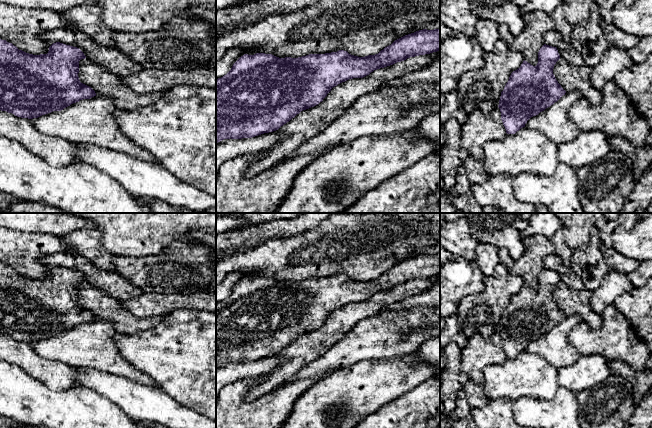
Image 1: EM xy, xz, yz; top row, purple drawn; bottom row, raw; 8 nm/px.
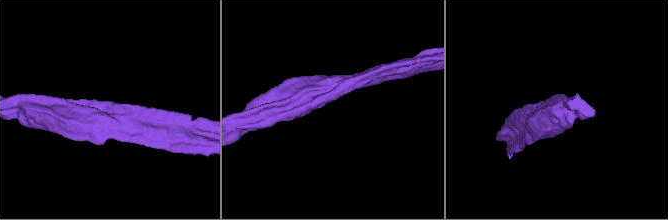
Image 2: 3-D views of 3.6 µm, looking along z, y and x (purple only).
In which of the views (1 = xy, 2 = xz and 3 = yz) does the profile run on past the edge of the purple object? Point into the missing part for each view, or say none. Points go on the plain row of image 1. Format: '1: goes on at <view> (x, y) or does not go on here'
1: does not go on here
2: does not go on here
3: does not go on here

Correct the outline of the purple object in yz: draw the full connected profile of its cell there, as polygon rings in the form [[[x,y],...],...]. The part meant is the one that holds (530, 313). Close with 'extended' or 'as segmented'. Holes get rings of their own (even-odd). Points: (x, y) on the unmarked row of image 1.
[[[544,268],[538,276],[536,290],[524,284],[521,290],[511,297],[504,314],[501,316],[498,329],[507,358],[515,358],[525,351],[531,341],[538,339],[565,319],[566,315],[553,298],[554,289],[559,283],[557,272]]]; as segmented

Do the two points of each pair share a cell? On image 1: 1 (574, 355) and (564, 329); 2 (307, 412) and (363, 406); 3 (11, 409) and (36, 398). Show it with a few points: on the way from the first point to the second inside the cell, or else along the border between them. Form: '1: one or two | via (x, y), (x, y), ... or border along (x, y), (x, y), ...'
1: one | via (568, 349), (563, 344), (563, 335)
2: one | via (321, 408), (326, 403), (332, 401), (349, 400)
3: one | via (17, 403), (19, 401), (30, 401)

